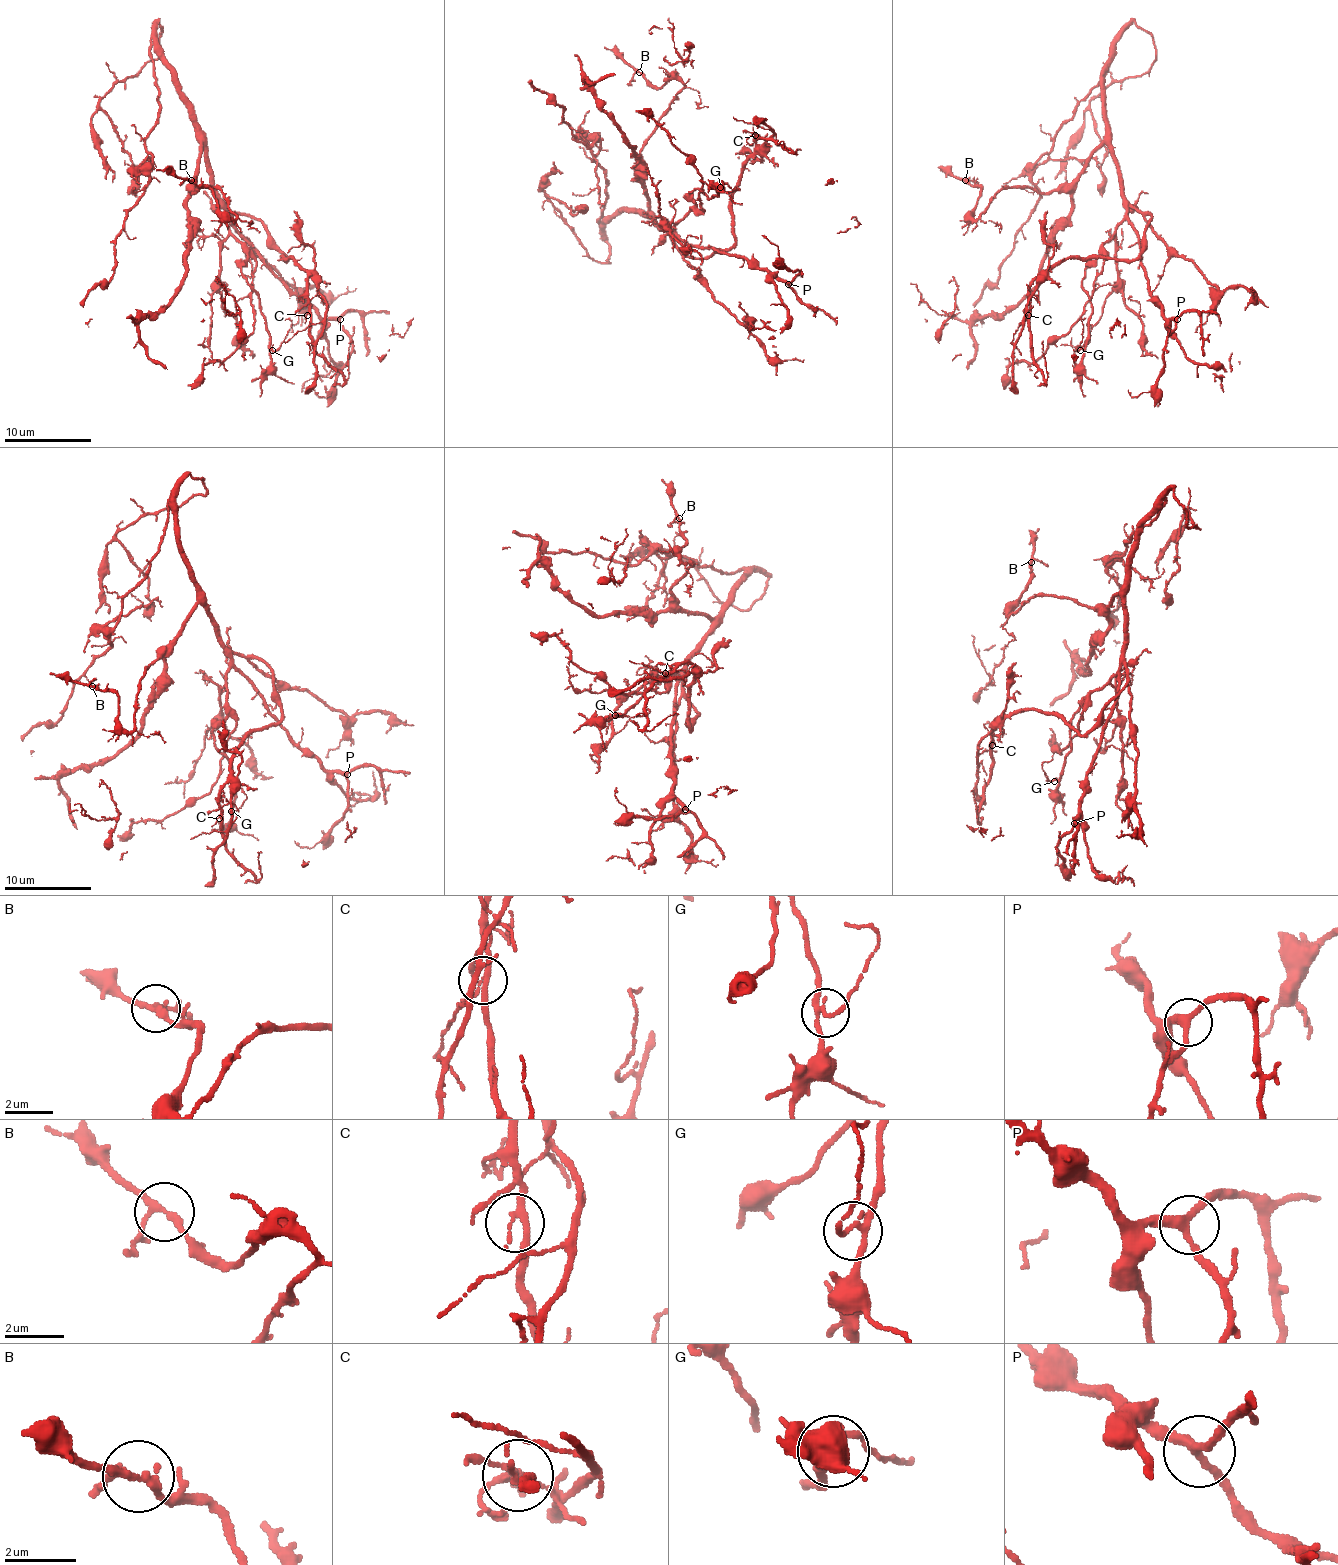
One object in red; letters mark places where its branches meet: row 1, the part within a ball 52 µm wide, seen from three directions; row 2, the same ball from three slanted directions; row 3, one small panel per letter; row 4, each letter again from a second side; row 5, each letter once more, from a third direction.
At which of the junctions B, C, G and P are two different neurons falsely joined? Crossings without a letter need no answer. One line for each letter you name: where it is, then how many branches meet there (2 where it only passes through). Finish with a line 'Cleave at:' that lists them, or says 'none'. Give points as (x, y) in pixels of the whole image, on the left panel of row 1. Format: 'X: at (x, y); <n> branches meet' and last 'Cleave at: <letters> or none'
Cleave at: none

